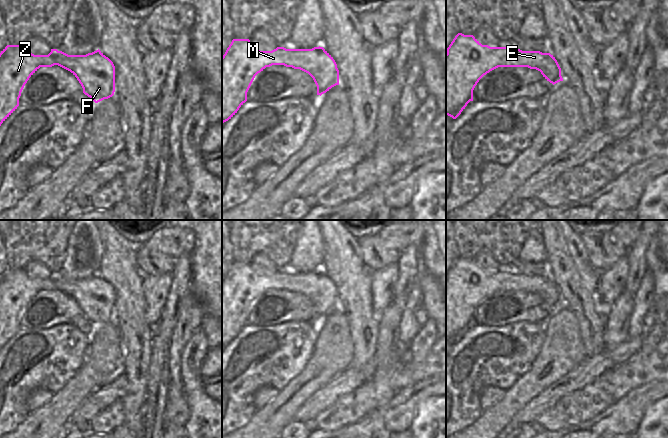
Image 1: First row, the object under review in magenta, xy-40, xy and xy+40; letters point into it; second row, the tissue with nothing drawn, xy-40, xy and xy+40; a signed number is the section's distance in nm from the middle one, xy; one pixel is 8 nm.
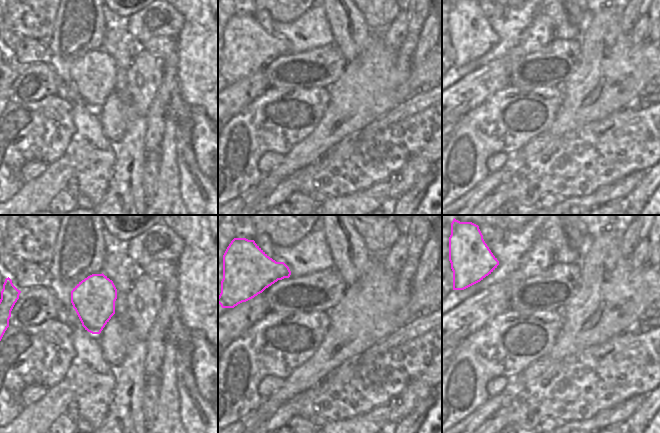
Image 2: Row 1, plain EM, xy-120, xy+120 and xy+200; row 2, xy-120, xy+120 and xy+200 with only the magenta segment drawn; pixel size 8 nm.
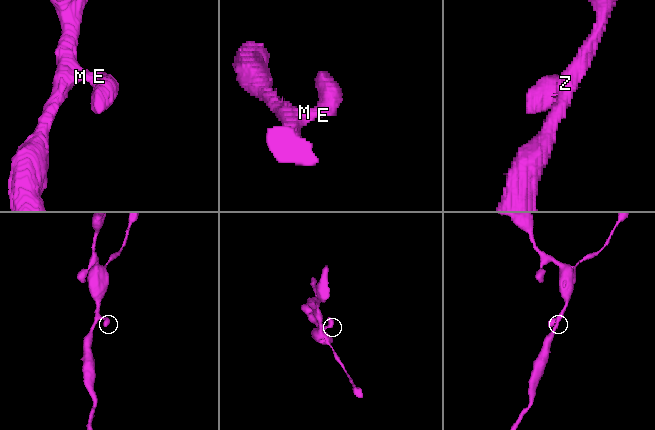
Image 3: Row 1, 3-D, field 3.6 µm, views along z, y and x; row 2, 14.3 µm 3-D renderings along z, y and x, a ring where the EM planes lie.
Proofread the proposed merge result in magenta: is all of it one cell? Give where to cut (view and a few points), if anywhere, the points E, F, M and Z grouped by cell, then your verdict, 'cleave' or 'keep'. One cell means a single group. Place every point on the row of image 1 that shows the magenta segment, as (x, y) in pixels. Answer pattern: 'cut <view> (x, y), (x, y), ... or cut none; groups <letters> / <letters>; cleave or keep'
cut none; groups E F M Z; keep

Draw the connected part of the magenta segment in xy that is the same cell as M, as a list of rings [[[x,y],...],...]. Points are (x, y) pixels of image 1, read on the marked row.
[[[233,39],[222,56],[223,123],[231,119],[247,101],[247,92],[255,76],[272,65],[284,65],[308,73],[320,96],[339,85],[337,64],[323,47],[277,47],[272,51],[260,51],[249,39]]]

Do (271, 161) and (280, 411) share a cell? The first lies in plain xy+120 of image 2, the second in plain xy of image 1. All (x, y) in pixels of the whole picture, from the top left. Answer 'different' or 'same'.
different

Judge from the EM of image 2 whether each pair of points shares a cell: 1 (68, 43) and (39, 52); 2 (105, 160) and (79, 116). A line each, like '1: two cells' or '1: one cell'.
1: two cells
2: one cell

